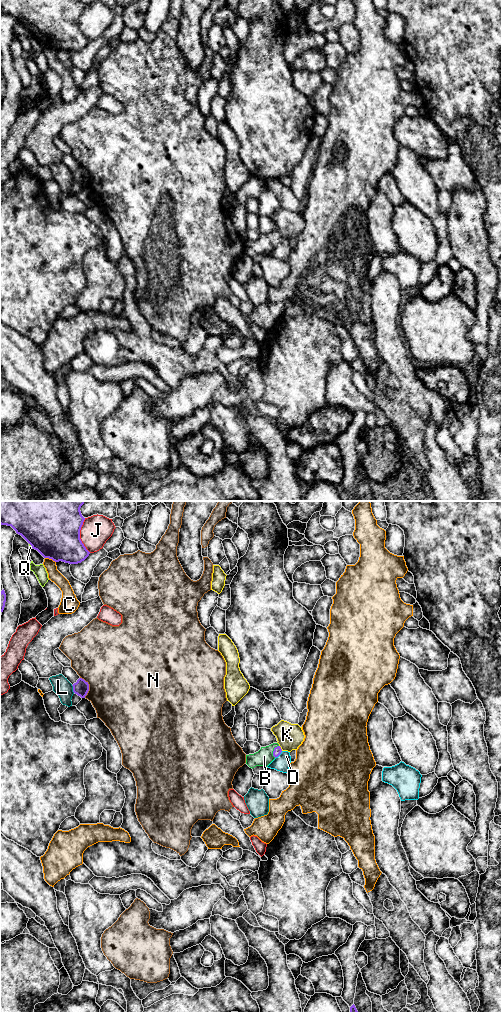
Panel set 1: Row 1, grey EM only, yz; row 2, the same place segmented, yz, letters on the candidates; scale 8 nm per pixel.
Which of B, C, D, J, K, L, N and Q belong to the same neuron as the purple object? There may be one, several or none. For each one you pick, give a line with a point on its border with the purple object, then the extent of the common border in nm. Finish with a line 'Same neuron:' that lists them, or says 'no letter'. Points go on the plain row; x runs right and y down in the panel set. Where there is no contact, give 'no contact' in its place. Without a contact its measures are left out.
B: meets purple in yz at (273, 239); contact 110 nm long
Same neuron: B

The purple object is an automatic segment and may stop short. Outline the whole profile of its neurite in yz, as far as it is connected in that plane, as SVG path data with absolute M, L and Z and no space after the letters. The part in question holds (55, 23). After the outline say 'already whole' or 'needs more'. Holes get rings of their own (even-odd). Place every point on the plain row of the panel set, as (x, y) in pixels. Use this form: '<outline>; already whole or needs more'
M0 0L0 12L11 14L44 46L78 52L90 42L80 27L85 6L81 0Z; already whole

